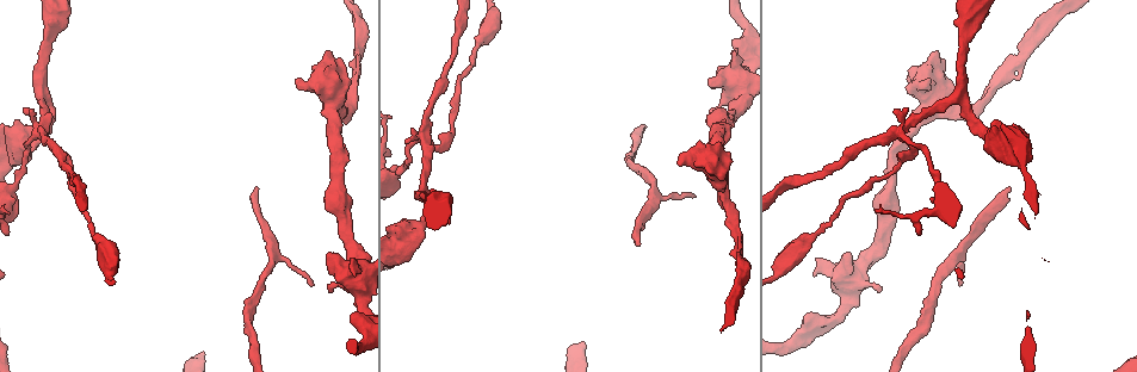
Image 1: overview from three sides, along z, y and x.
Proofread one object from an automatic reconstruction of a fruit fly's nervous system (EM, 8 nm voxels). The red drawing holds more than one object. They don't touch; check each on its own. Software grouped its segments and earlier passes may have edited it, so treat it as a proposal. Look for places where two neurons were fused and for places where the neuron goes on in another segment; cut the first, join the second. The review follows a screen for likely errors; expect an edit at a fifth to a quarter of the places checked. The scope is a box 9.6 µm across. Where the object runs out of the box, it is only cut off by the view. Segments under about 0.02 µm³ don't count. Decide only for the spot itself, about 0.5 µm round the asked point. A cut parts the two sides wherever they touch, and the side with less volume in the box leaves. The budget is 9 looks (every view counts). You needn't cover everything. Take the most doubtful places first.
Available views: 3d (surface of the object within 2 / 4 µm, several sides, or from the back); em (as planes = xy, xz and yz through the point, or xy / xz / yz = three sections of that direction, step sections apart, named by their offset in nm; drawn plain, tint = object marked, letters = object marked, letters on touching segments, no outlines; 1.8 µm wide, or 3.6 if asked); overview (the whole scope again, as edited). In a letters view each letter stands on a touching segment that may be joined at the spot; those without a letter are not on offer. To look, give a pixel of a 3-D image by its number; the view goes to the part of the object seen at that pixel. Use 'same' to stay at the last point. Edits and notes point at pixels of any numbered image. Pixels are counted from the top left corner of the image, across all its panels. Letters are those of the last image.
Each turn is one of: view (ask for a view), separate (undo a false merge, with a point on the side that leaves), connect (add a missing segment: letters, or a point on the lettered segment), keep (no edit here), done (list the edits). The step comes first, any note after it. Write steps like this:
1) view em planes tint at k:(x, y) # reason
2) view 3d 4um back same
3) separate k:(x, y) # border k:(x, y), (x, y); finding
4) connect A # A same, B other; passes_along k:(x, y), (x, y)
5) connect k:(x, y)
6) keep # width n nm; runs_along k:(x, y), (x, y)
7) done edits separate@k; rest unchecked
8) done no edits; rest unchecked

view em planes tint at 1:(1009, 186) # branch stops here

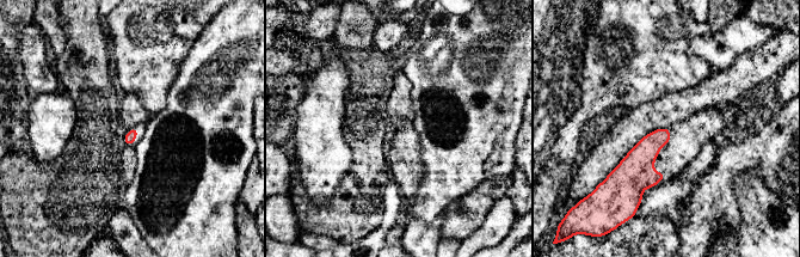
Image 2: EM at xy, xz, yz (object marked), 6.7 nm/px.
view em planes letters same # see the neighbours

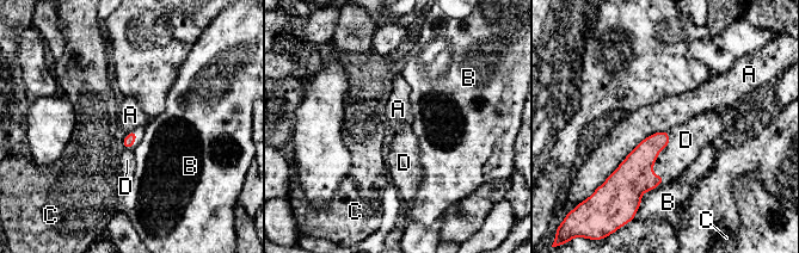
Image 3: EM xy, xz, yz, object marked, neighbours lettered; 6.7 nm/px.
connect D # longest_contact A 550 nm; A other, B other, C other, D same; passes_along 3:(633, 177), (658, 155), (686, 140); the neuron continues

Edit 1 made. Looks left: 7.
view em 3.6um xz step 8 plain at 1:(815, 275) # free end

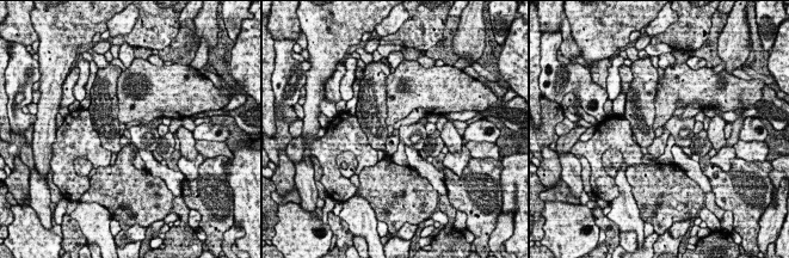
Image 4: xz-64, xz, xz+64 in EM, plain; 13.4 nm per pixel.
view em 3.6um xz step 8 letters same # what lies round it

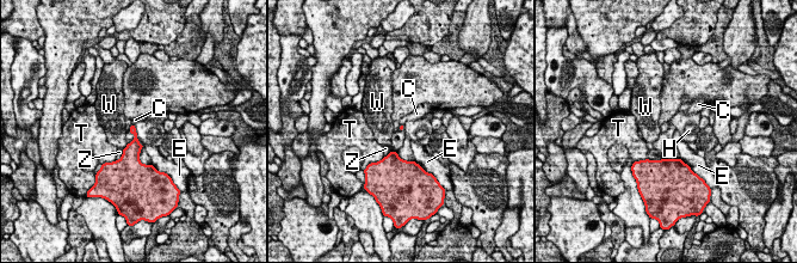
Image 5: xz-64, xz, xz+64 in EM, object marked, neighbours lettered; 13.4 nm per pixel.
keep # C other, E other, H other, T other, W other, Z other; border 5:(133, 124), (138, 139); none of them fits

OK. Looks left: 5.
view 3d 4um at 1:(110, 270) # calibre changes

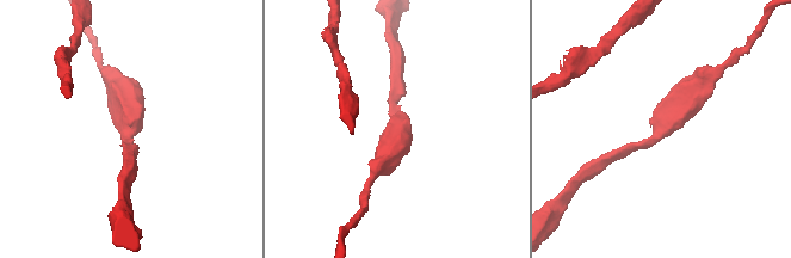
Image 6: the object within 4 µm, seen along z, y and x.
view em xz step 16 tint at 6:(132, 124) # now the EM

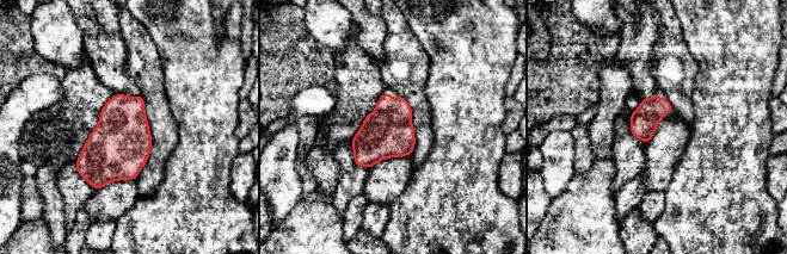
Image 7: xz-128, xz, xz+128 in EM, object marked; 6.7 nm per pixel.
view em planes letters same # another direction

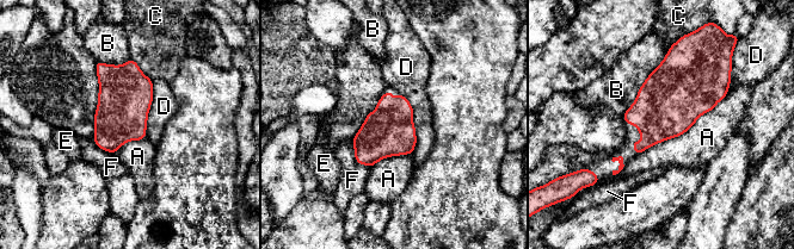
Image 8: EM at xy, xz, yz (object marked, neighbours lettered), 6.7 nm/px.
keep # longest_contact A 750 nm; A other, B other, C other, D other, E other, F other; border 8:(728, 92), (682, 134), (636, 156); one neuron here

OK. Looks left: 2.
view em xy step 16 plain at 1:(695, 196) # tapers out

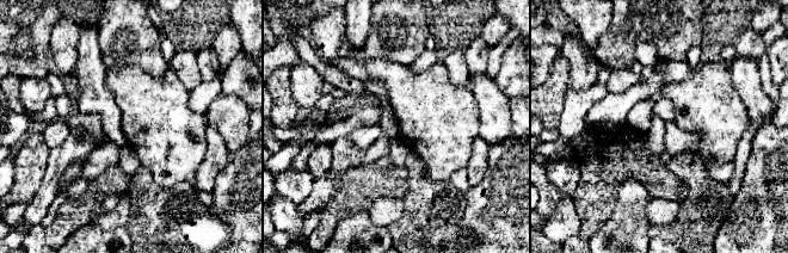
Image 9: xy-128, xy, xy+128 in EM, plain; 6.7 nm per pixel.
view em xy step 16 letters same

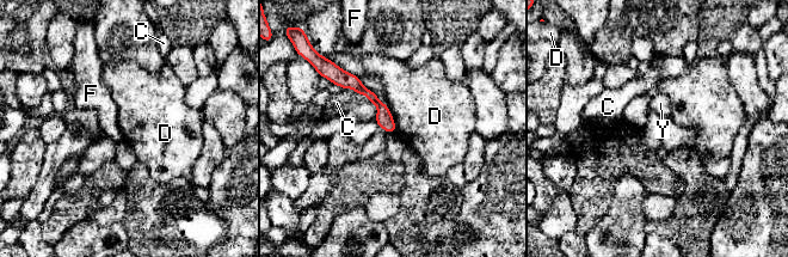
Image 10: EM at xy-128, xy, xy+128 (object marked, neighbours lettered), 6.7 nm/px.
keep # width 110 nm; C other, D other, F other, Y other; border 10:(388, 109), (396, 130); none of them fits

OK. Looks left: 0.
done edits connect@3; rest unchecked

